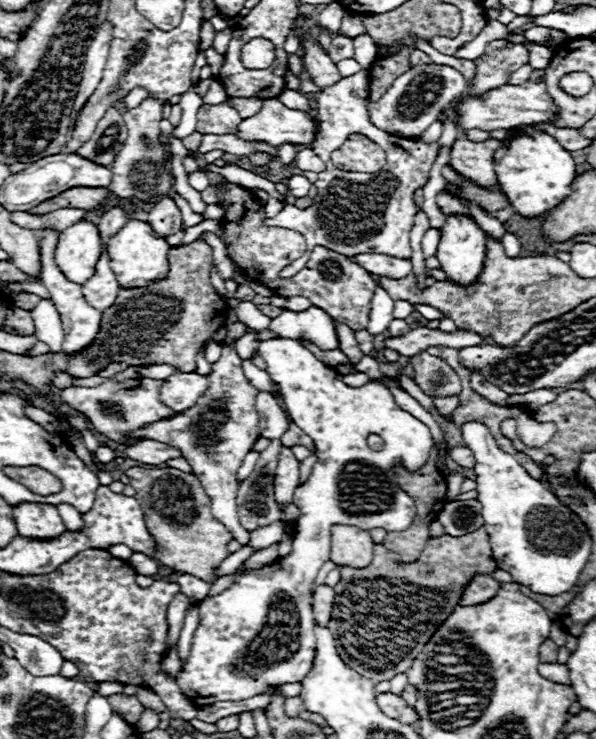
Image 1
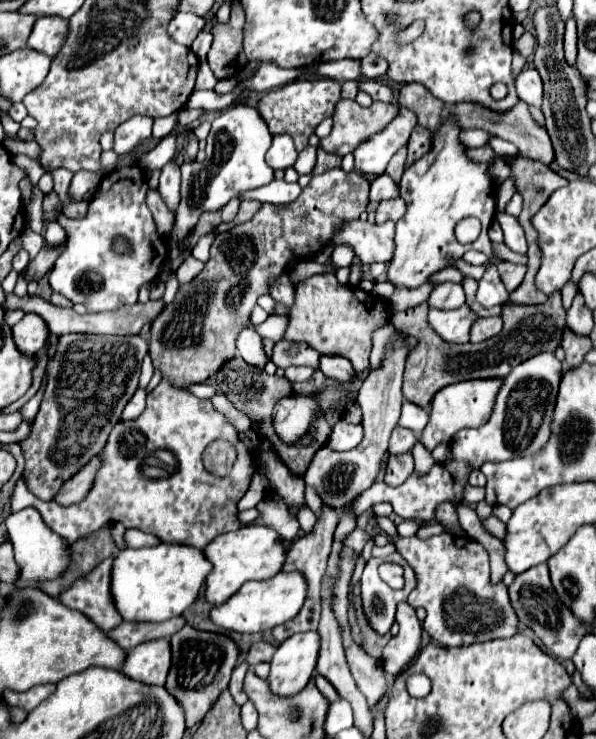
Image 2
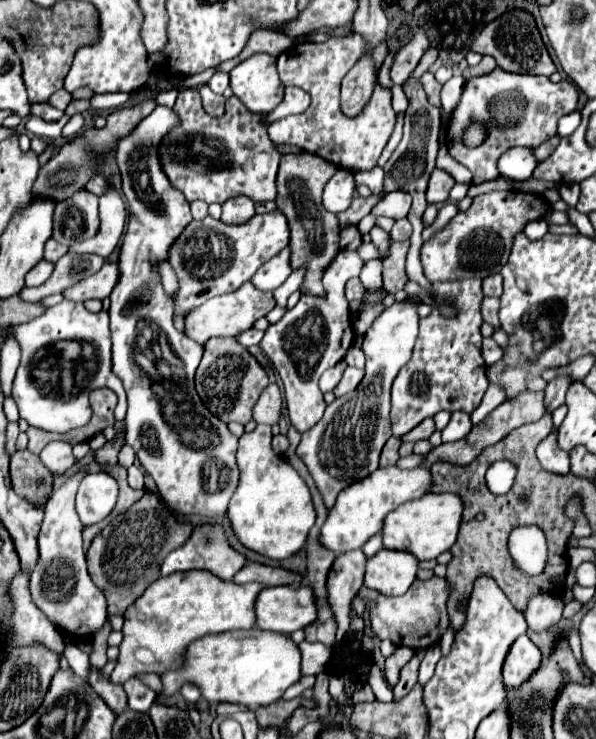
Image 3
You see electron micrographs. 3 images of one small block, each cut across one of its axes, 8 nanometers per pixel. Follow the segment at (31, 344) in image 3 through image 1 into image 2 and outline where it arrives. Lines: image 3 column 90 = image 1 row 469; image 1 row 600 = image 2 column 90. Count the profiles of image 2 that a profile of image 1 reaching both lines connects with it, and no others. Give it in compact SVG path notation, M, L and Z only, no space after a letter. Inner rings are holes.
M136 164L106 174L88 204L84 218L72 220L62 212L56 222L66 230L68 242L50 272L50 288L66 296L72 304L84 304L88 312L108 312L138 300L142 284L158 278L166 254L160 254L164 240L156 232L156 224L146 206L148 184L144 170ZM154 234L154 238L152 238ZM116 236L124 236L132 244L132 256L116 256L110 248Z

